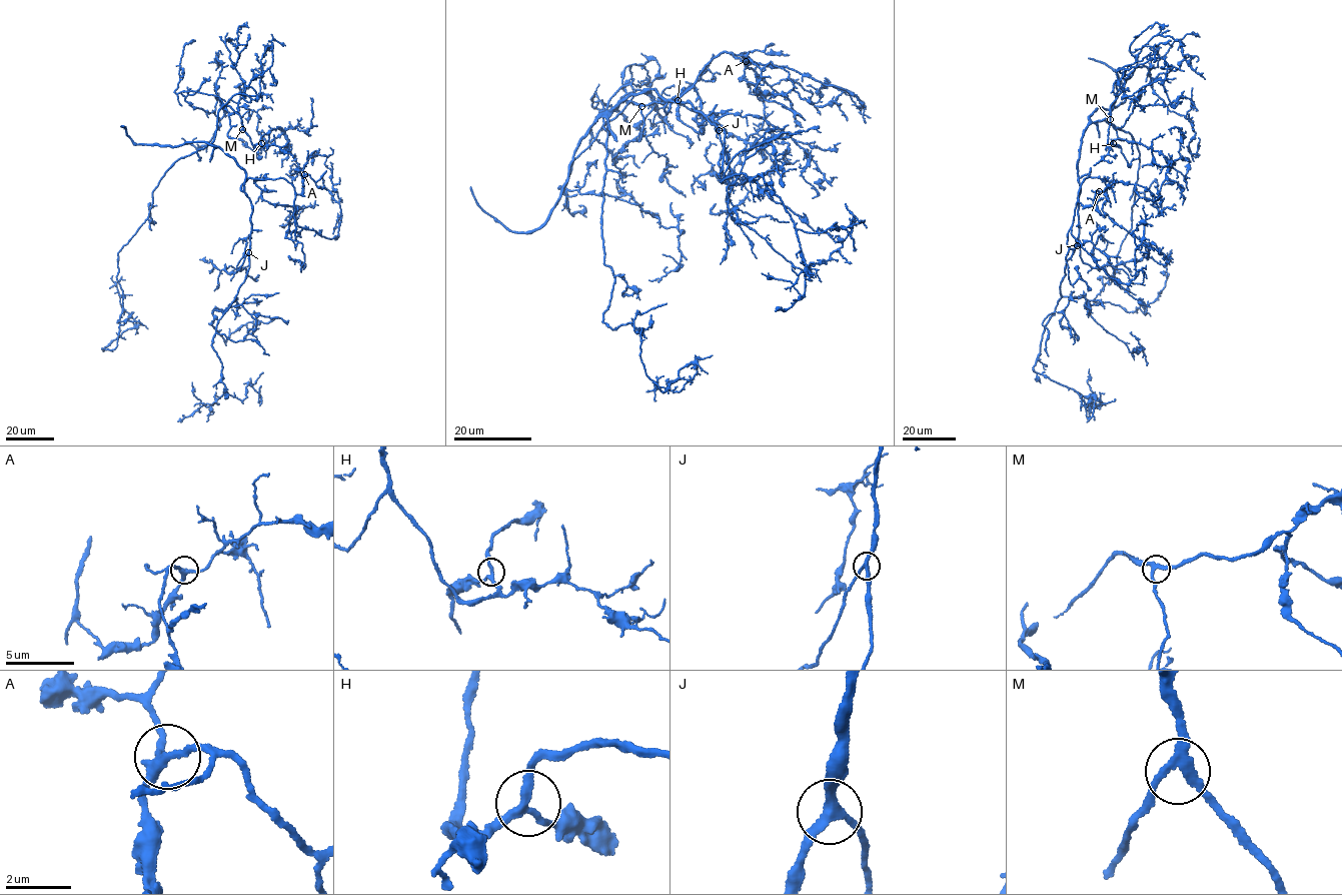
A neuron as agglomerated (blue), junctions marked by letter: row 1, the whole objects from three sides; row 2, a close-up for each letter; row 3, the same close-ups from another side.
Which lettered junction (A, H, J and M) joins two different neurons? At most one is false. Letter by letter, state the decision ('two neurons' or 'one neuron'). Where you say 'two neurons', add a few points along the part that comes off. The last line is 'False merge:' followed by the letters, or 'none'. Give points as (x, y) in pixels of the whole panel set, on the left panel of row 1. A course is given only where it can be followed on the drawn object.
A: one neuron
H: one neuron
J: one neuron
M: one neuron
False merge: none

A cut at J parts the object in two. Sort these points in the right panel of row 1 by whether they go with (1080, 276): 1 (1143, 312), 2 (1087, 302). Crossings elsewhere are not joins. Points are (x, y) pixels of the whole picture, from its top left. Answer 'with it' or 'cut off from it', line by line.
1: with it
2: cut off from it

